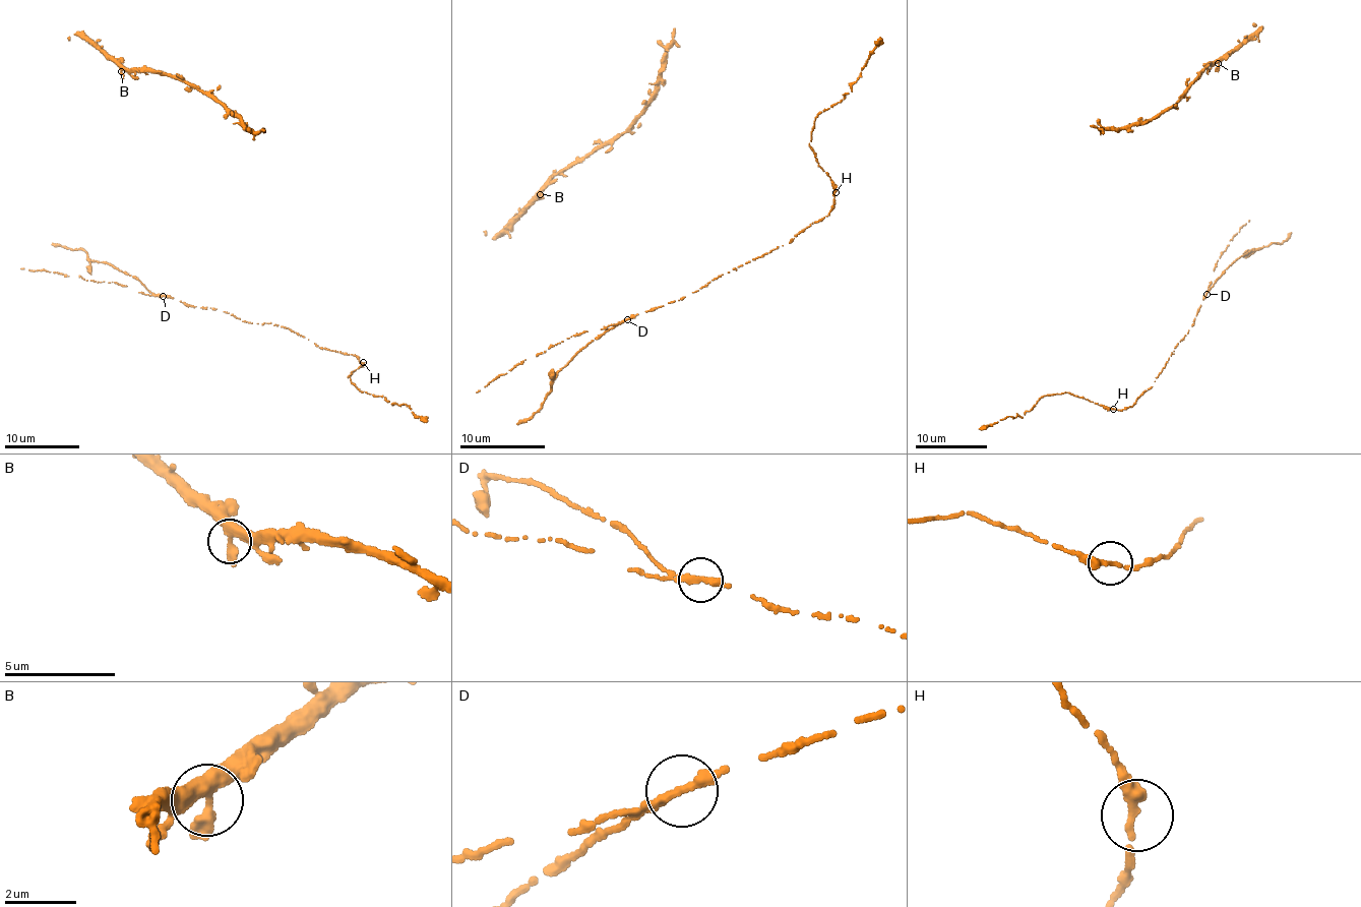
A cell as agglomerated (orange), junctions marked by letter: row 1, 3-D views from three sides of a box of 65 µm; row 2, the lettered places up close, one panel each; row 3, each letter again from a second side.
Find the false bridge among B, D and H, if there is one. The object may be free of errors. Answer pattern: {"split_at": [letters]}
{"split_at": ["D"]}

